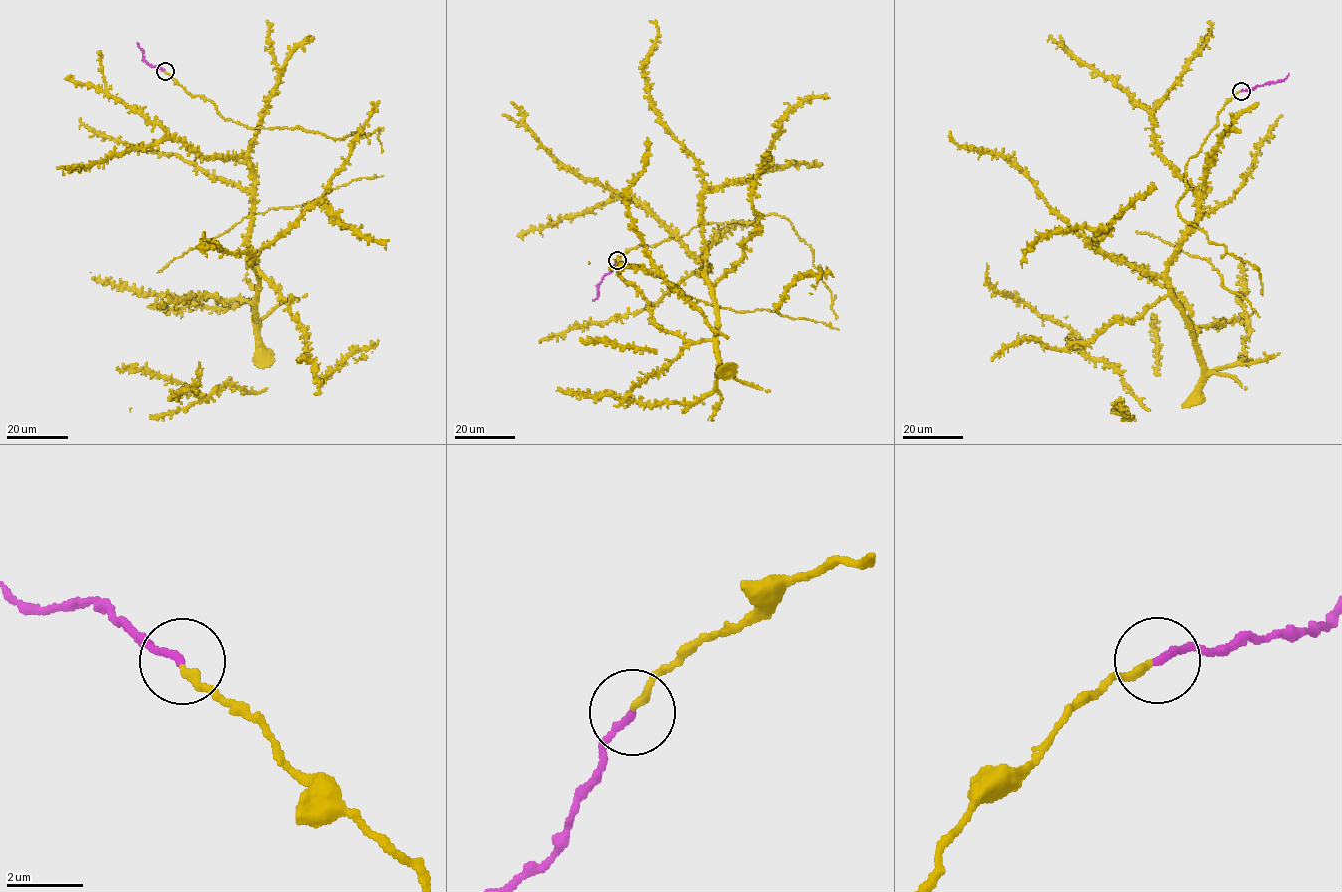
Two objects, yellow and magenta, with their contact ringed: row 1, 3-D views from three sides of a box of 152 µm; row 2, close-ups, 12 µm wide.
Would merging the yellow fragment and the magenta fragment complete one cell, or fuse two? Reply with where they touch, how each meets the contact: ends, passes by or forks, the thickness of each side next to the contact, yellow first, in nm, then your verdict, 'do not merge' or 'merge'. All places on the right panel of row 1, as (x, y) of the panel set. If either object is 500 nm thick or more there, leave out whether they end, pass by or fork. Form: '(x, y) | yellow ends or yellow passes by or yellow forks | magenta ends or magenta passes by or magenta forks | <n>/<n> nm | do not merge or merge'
(1241, 91) | yellow ends | magenta ends | 220/190 nm | merge

